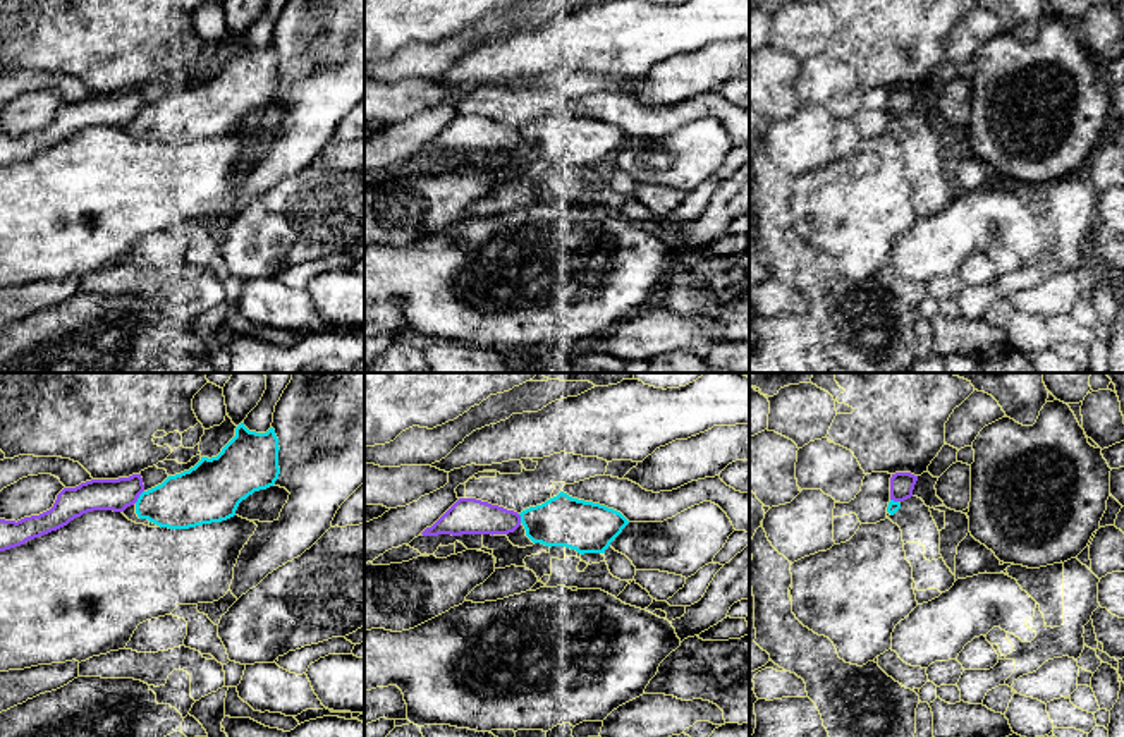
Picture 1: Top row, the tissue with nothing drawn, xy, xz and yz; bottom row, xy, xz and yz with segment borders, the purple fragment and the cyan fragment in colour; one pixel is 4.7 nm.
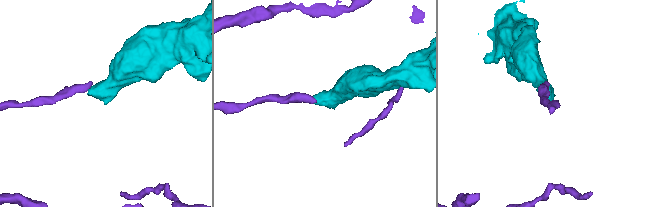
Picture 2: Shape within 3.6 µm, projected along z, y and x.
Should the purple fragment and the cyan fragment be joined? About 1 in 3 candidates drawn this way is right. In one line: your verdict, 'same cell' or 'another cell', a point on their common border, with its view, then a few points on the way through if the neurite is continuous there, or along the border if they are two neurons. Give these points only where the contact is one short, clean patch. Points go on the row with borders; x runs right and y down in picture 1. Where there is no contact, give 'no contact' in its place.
another cell; contact xy (138, 497); border xy (143, 490), (134, 502)

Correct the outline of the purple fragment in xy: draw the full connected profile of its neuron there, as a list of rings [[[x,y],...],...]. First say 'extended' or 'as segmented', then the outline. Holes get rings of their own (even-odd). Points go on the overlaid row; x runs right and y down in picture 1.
as segmented; [[[141,474],[119,479],[91,479],[76,488],[64,488],[53,507],[40,515],[21,521],[0,519],[0,551],[24,545],[67,526],[93,510],[124,512],[144,491]]]

